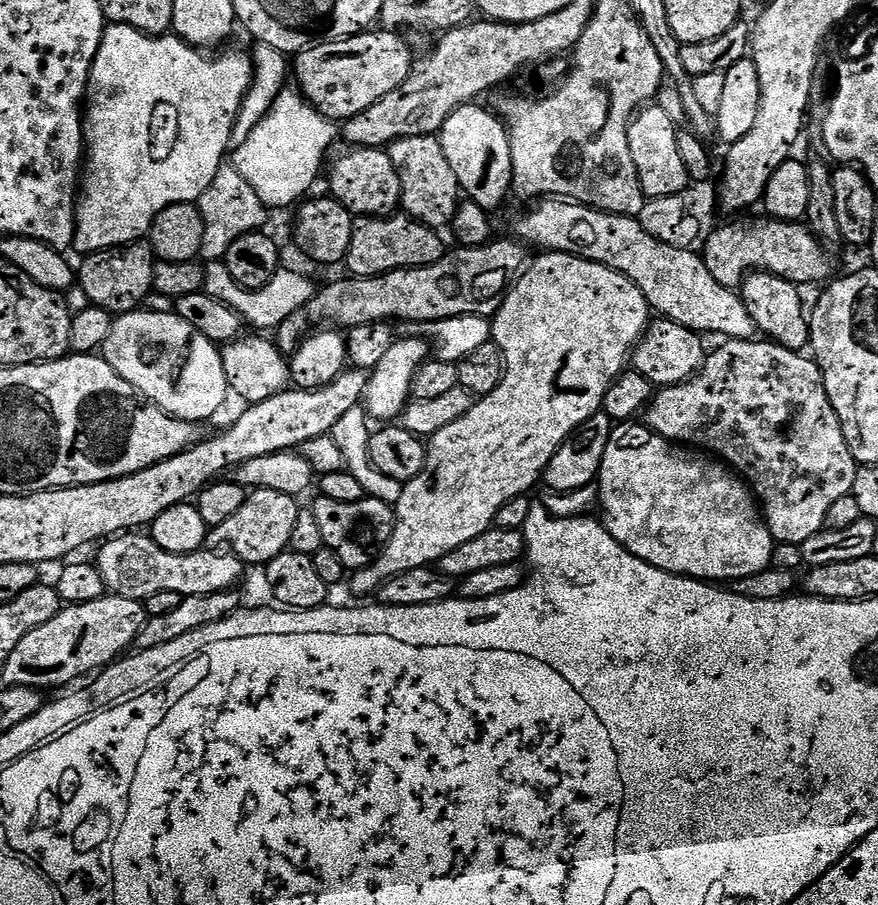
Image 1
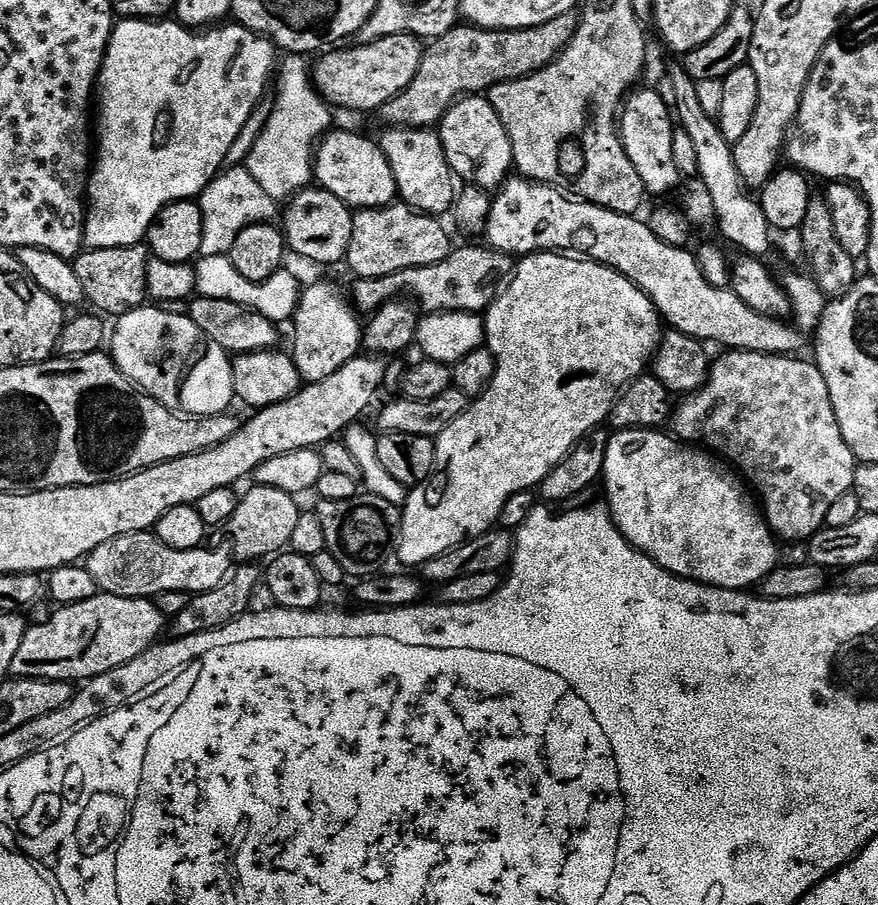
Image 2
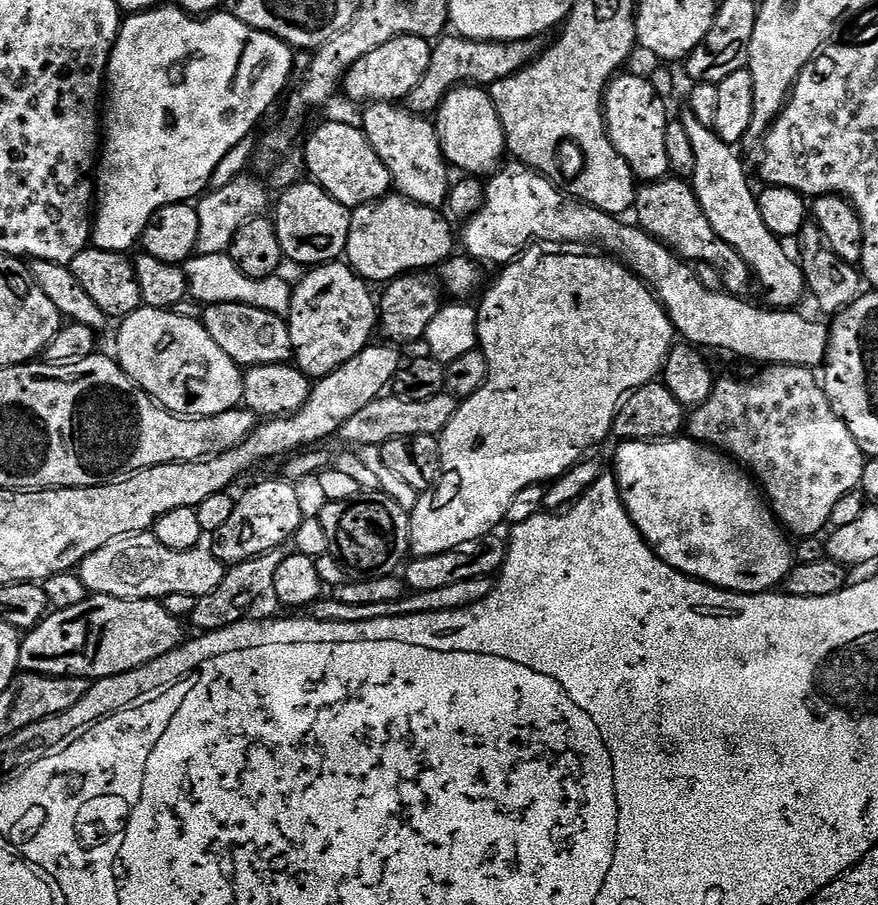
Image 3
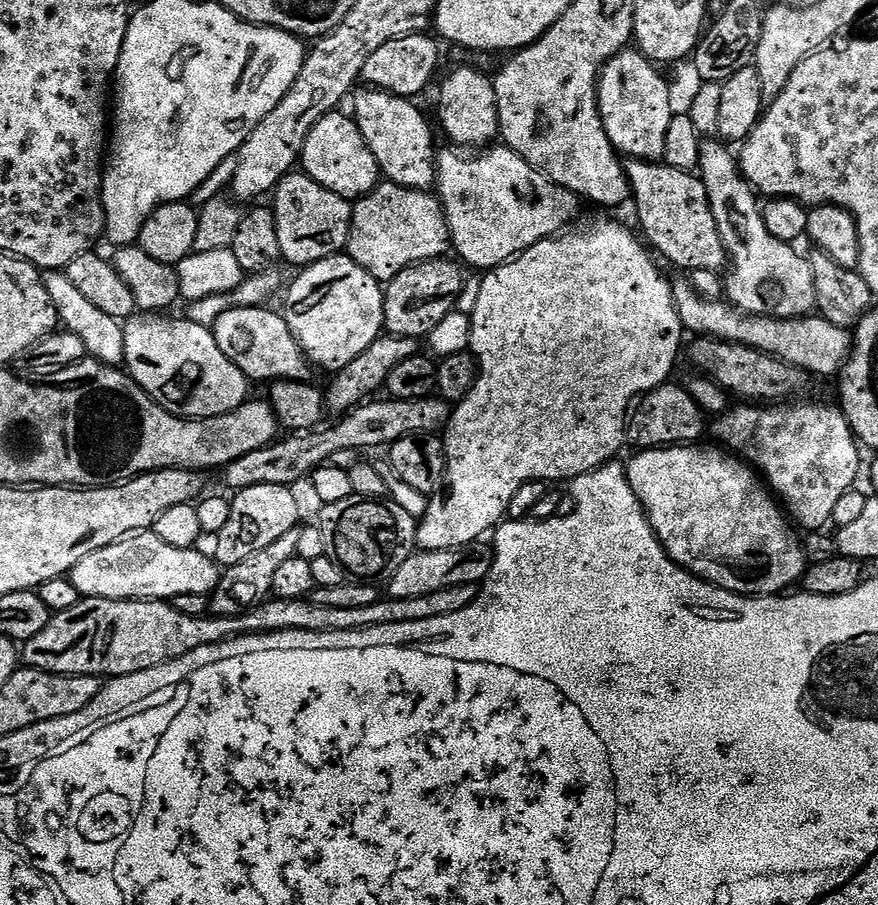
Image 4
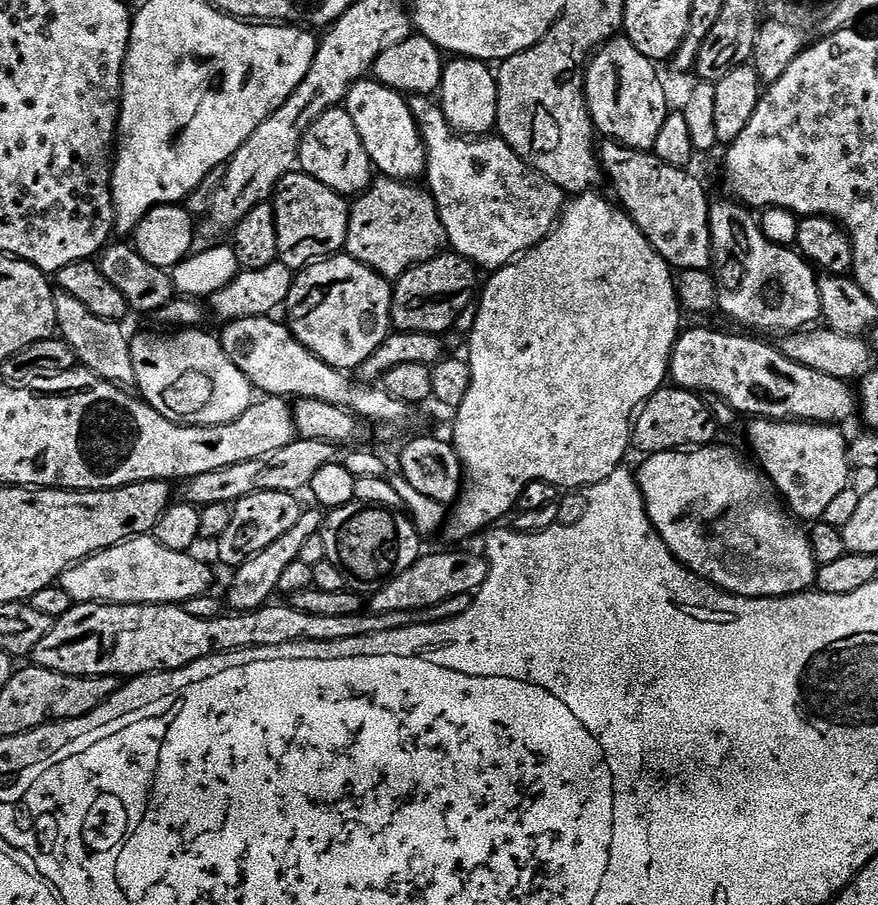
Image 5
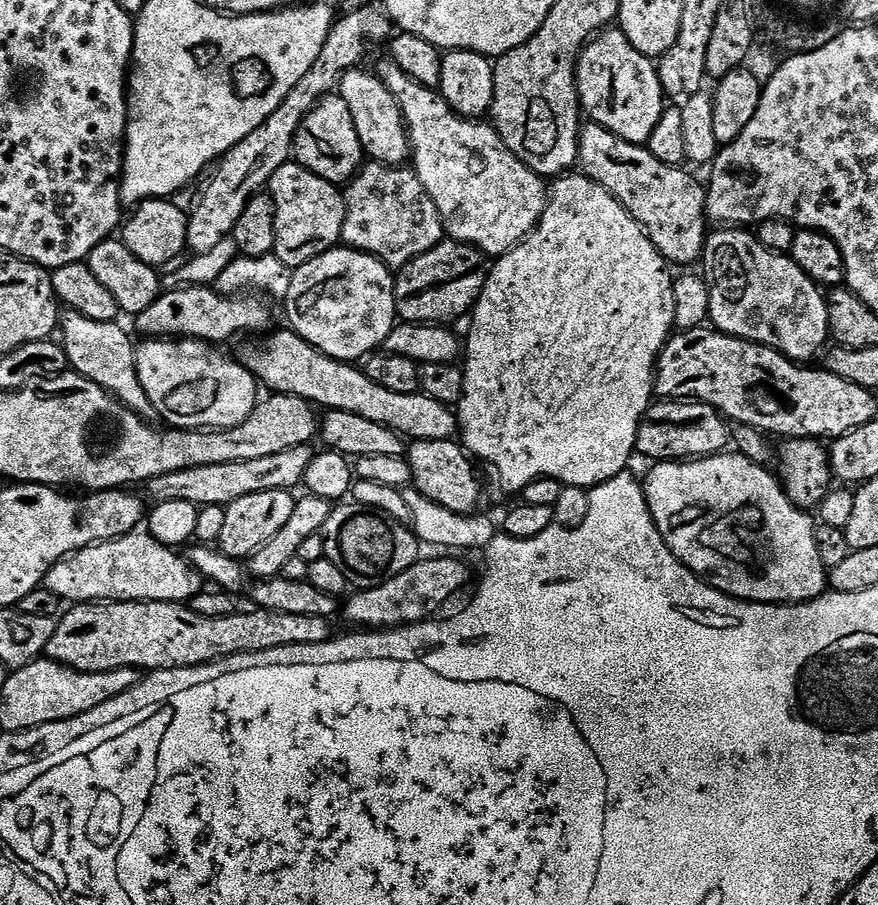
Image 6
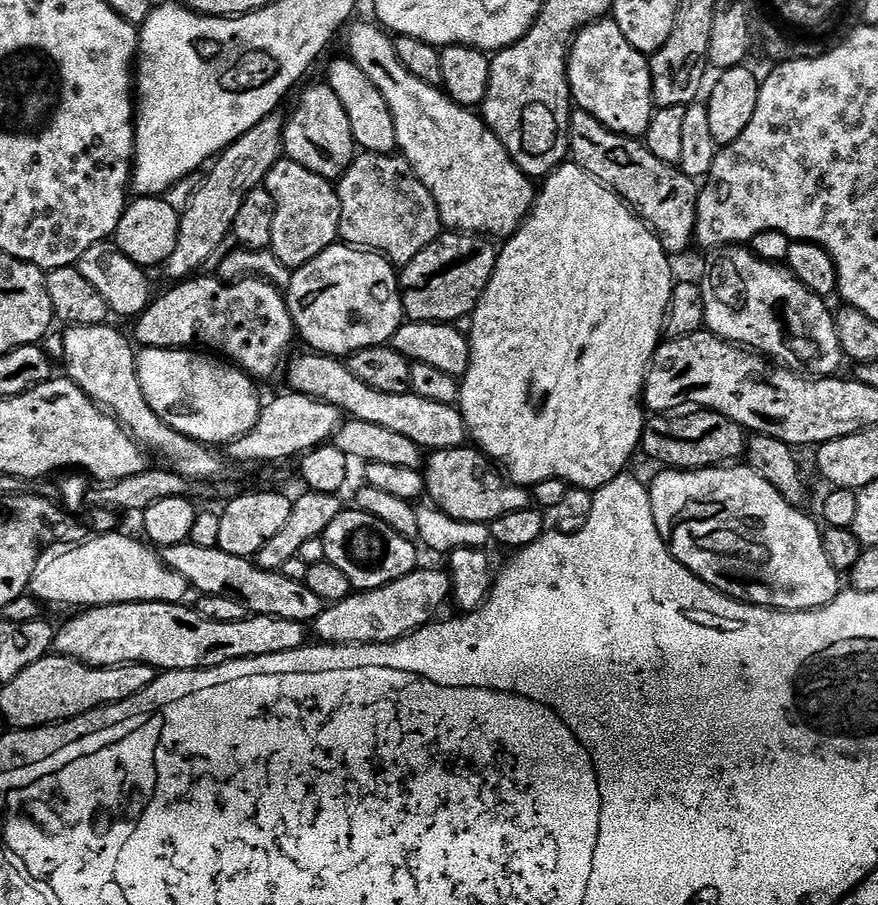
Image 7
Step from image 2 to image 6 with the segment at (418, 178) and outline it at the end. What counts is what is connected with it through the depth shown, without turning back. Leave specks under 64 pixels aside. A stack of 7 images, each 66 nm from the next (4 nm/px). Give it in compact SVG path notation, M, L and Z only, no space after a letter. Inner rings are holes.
M353 70L341 78L338 85L338 95L346 102L346 106L350 106L350 118L354 118L354 130L358 130L358 138L364 147L365 157L377 164L403 165L410 156L408 130L404 127L404 110L400 107L396 96L390 94L390 90L386 90L386 86L377 76L371 71L360 71Z

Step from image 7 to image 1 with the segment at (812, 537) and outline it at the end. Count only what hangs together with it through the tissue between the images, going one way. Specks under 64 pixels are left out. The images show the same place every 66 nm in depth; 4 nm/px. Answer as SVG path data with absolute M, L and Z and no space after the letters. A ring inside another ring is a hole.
M620 422L613 427L612 435L606 446L605 456L601 460L601 468L598 477L598 504L604 507L602 523L608 532L630 554L642 558L650 566L661 568L667 572L673 572L676 576L690 576L694 580L705 582L735 582L742 578L750 578L750 574L758 574L772 562L772 550L774 541L768 525L764 523L764 517L758 507L758 501L752 495L747 483L737 473L729 470L723 463L709 458L696 450L689 450L671 440L663 440L662 437L653 434L647 427L636 422Z

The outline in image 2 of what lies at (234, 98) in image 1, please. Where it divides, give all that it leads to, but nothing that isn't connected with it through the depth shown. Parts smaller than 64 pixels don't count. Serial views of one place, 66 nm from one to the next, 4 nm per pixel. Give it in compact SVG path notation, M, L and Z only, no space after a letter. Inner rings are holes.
M172 18L158 20L121 19L112 29L112 37L100 67L98 81L98 108L100 113L94 116L94 140L98 147L94 152L94 167L88 178L86 193L86 215L84 217L84 243L88 248L117 248L134 246L147 237L148 227L153 218L174 200L190 200L199 197L204 188L221 171L234 138L242 134L242 126L257 110L264 91L270 88L270 81L278 68L278 52L271 40L244 27L239 22L228 22L223 26L212 26L207 30L193 30Z

